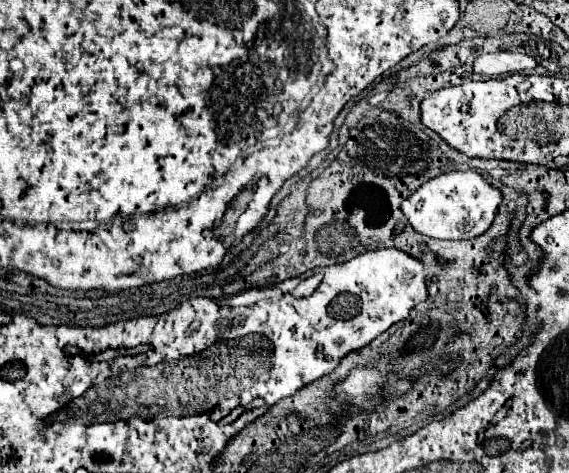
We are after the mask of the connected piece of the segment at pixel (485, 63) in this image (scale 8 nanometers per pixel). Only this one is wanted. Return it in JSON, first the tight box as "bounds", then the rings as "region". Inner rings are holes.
{"bounds":[473,52,537,76],"region":[[[495,52],[495,54],[481,54],[473,62],[473,70],[481,76],[501,76],[513,74],[523,70],[533,70],[537,64],[527,54],[513,54],[513,52]]]}

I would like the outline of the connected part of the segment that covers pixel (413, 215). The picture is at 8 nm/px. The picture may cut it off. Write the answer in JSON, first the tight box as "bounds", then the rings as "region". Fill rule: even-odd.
{"bounds":[401,170,501,240],"region":[[[467,170],[441,174],[429,180],[419,188],[419,192],[413,192],[407,200],[403,200],[401,212],[407,216],[413,230],[423,236],[437,238],[437,234],[431,232],[443,232],[443,240],[467,240],[483,234],[491,226],[499,204],[501,192],[489,186],[477,172]],[[411,206],[415,208],[415,212],[411,210]]]}

